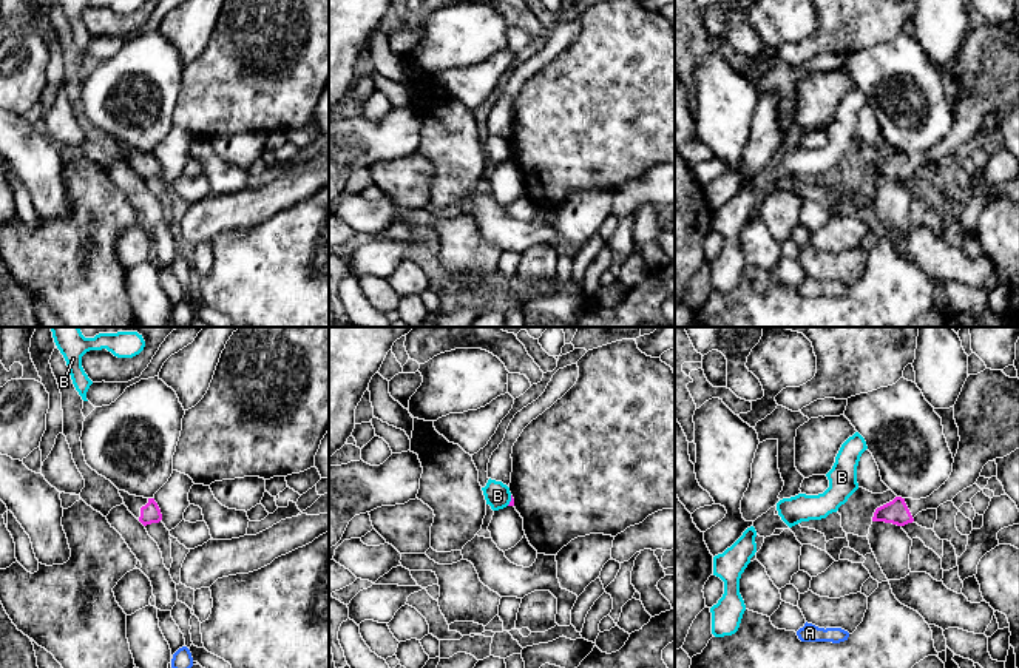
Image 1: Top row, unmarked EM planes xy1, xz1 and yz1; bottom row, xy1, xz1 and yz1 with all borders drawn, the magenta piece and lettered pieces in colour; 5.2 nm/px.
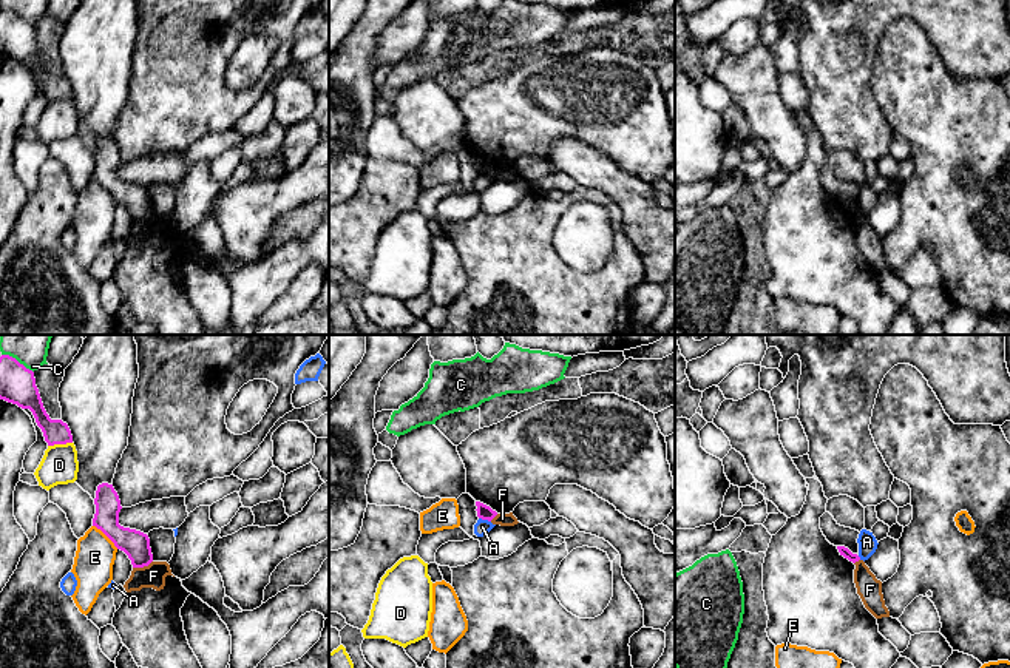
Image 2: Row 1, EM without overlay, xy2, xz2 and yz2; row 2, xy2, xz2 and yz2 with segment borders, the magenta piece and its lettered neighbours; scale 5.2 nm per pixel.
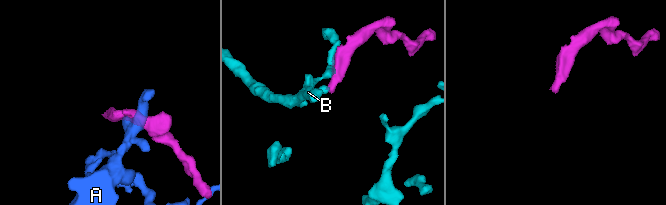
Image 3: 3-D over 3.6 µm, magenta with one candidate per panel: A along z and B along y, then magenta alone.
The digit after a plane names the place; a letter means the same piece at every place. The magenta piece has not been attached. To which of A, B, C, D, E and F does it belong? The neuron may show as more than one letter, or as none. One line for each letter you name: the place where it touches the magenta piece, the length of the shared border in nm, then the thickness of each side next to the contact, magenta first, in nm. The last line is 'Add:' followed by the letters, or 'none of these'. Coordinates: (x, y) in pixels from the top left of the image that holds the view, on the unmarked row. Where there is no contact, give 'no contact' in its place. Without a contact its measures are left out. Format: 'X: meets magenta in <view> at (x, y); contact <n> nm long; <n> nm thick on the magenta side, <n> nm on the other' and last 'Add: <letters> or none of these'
Add: none of these

